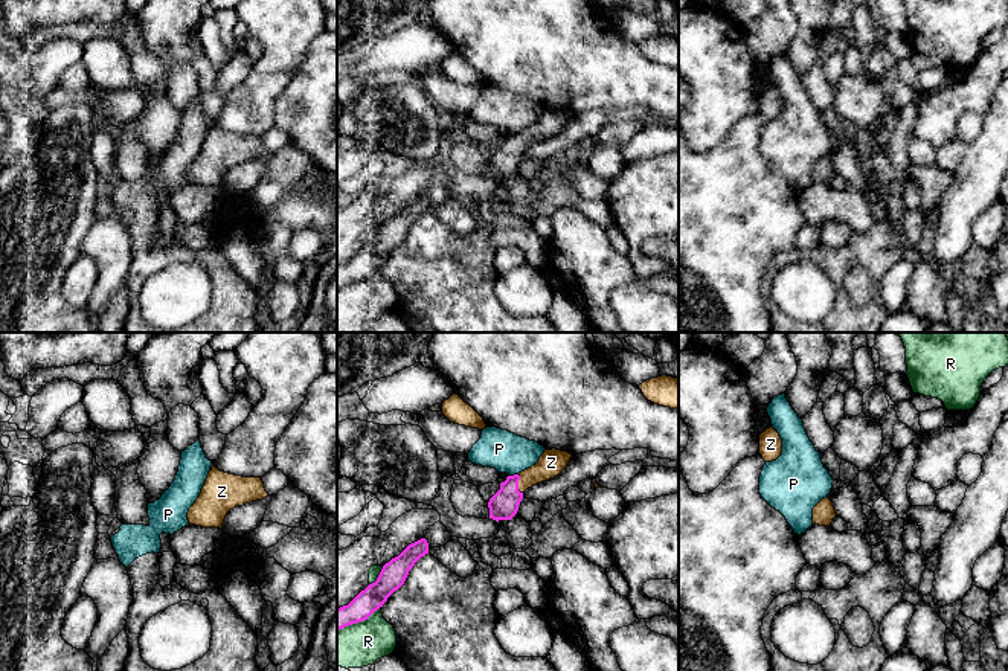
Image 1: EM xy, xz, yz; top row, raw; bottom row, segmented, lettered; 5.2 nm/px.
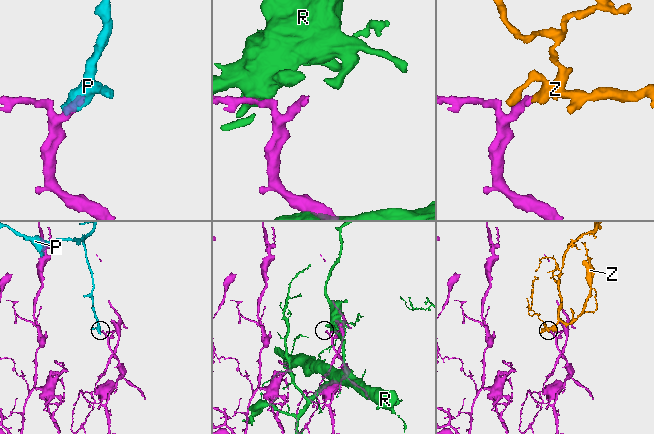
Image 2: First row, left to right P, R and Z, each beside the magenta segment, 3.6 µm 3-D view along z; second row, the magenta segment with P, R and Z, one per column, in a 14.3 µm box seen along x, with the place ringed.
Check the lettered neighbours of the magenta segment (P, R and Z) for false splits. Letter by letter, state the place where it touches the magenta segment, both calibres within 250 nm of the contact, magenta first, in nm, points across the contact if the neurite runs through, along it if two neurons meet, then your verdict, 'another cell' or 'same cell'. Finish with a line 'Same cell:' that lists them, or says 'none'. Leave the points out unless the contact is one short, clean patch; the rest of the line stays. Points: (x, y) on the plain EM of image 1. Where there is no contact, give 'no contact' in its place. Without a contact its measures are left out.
P: contact xz (514, 133); calibres 160 and 220 nm; border xz (517, 131), (510, 134); another cell
R: contact xz (378, 235); calibres 140 and 60 nm; another cell
Z: contact xz (517, 142); calibres 160 and 140 nm; way xz (504, 163), (517, 142), (542, 130), (551, 121); same cell
Same cell: Z

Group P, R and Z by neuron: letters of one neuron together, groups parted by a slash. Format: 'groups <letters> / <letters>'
groups P / R / Z

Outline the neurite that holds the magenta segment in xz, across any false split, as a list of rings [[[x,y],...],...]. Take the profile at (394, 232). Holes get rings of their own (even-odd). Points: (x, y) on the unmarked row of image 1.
[[[421,197],[386,221],[375,241],[361,249],[348,264],[337,267],[337,290],[366,279],[383,265],[387,256],[404,242],[409,229],[425,212],[429,212],[429,201]]]

